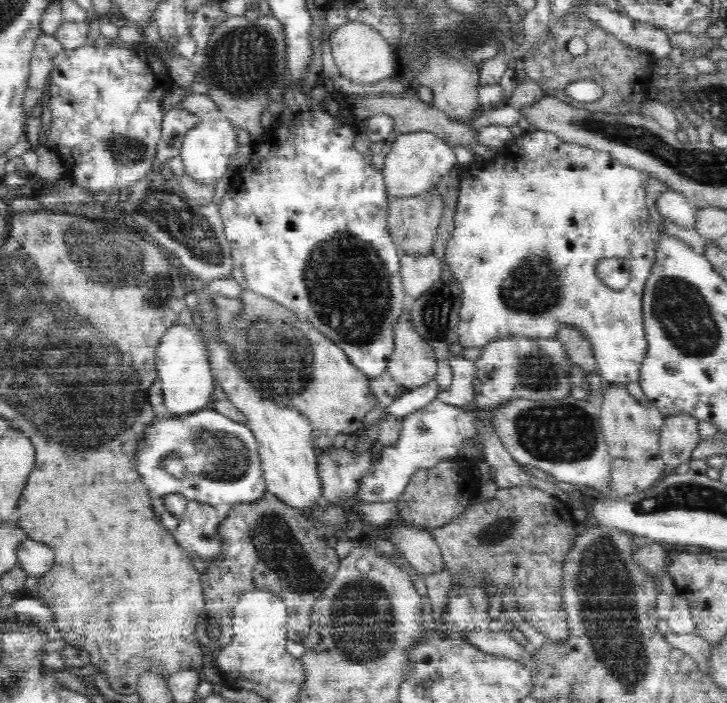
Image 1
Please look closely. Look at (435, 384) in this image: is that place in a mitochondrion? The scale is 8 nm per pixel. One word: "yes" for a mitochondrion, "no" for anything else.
no

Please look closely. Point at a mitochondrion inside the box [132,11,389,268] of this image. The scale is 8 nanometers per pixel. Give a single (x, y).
(242, 62)

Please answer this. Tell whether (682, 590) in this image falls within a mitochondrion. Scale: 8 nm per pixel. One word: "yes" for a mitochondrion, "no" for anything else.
no

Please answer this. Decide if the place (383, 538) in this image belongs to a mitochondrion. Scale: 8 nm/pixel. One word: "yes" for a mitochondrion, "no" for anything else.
no

